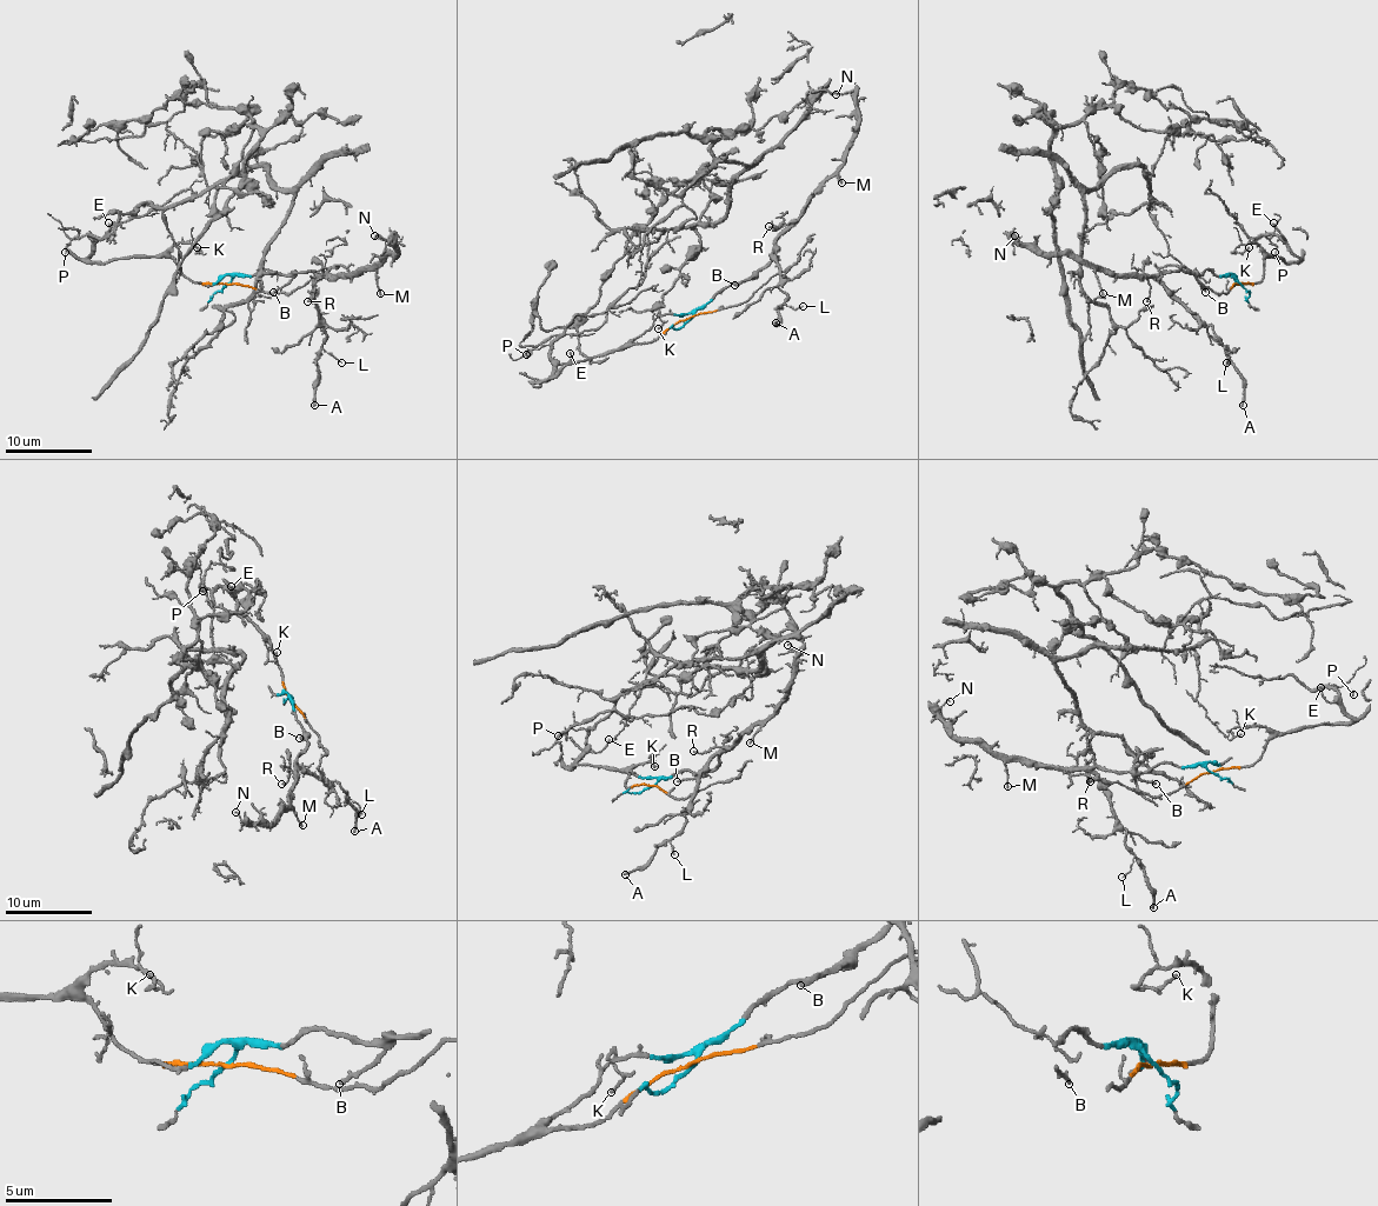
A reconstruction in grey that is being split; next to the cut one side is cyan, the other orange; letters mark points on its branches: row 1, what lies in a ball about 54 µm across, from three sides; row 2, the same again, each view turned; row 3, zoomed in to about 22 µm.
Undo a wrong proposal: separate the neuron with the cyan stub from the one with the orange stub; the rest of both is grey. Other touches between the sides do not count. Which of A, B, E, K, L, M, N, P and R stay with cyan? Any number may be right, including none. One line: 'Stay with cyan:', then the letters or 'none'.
Stay with cyan: A, B, L, M, N, R

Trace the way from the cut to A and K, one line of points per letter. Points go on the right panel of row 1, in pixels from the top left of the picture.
A: (1237, 284), (1233, 277), (1218, 277), (1211, 271), (1159, 277), (1218, 335), (1226, 359), (1242, 379), (1242, 405)
K: (1237, 284), (1257, 284), (1264, 274), (1264, 251), (1257, 244), (1239, 244), (1236, 251), (1242, 253), (1249, 246)

